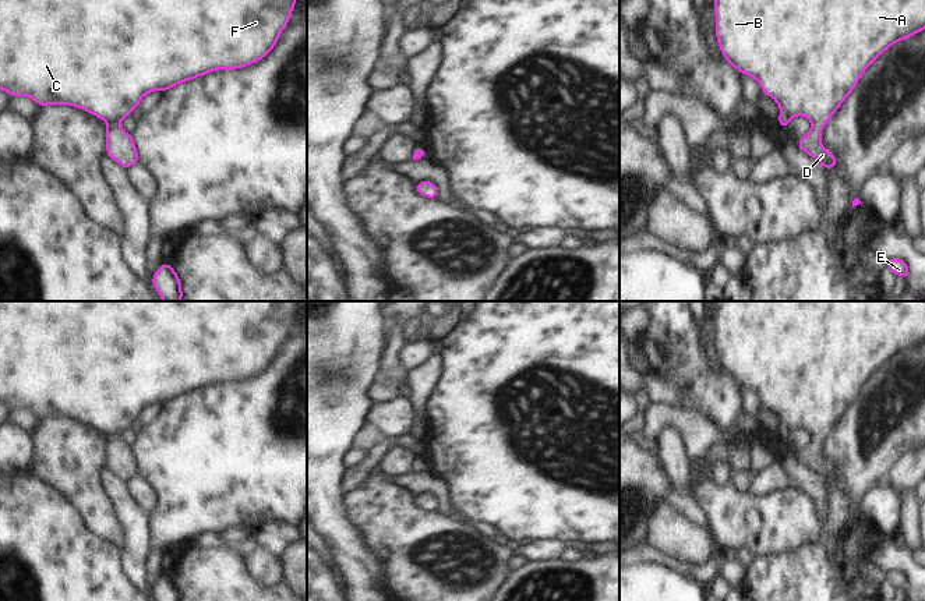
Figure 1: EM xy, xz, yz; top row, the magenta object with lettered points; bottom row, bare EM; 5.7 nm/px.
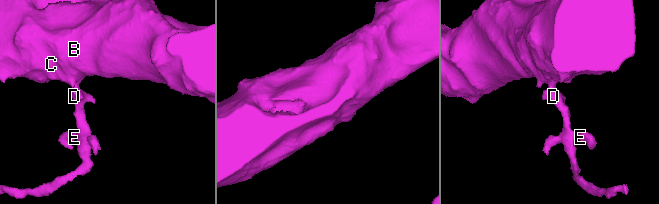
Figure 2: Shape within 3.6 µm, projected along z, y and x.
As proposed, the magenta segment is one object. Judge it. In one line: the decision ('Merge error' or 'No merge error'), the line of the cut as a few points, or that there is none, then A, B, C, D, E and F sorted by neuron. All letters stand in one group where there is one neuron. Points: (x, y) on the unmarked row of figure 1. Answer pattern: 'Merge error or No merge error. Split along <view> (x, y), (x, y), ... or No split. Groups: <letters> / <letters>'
No merge error. No split. Groups: A B C D E F.

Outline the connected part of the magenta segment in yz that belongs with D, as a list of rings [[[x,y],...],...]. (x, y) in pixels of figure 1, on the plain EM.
[[[714,301],[714,329],[721,368],[738,385],[755,390],[763,407],[776,413],[780,441],[788,441],[792,429],[809,431],[811,443],[797,457],[829,482],[837,473],[822,459],[823,439],[883,364],[925,342],[925,301]]]

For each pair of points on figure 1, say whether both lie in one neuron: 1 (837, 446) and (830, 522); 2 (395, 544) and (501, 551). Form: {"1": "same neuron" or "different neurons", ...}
{"1": "same neuron", "2": "same neuron"}

